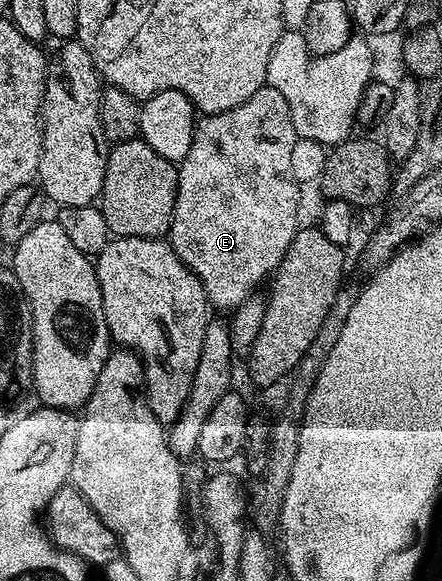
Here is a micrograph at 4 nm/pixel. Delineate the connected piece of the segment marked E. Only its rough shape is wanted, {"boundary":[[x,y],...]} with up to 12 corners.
{"boundary":[[284,93],[197,120],[168,242],[229,312],[300,229]]}

